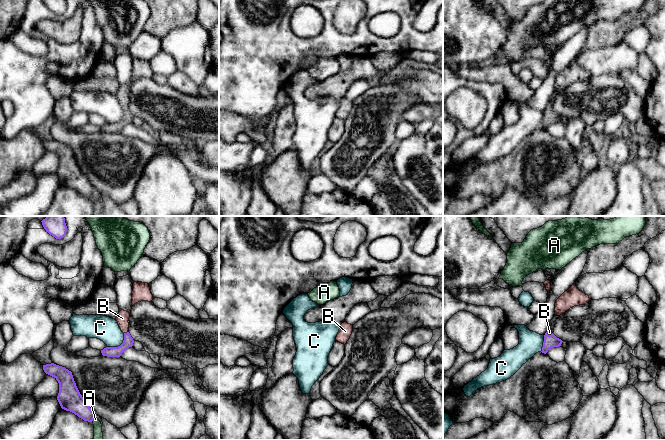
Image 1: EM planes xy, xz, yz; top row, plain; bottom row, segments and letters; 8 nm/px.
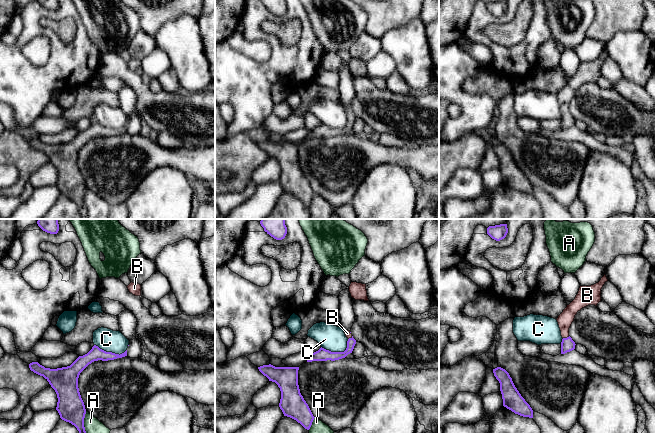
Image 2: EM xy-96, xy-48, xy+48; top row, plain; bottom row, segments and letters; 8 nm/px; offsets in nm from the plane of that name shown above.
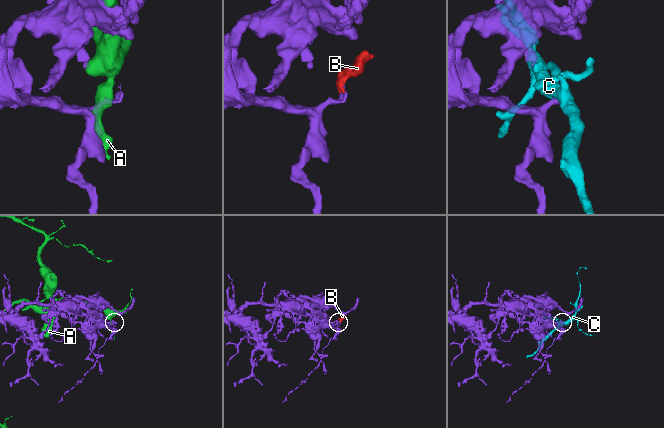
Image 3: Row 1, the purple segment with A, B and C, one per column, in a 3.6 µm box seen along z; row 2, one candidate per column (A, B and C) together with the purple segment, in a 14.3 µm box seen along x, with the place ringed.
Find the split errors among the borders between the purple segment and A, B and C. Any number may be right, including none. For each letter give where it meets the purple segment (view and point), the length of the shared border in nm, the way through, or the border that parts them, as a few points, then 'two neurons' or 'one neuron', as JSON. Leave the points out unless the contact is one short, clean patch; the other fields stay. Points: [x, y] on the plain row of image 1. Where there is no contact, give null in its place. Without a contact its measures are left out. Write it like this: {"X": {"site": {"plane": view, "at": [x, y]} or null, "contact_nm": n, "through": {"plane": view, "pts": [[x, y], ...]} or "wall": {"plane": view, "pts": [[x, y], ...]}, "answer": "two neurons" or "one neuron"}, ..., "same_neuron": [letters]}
{"A": {"site": {"plane": "xy", "at": [93, 194]}, "contact_nm": 50, "answer": "two neurons"}, "B": {"site": {"plane": "xy", "at": [125, 109]}, "contact_nm": 40, "through": {"plane": "xy", "pts": [[128, 117], [125, 109], [122, 94]]}, "answer": "one neuron"}, "C": {"site": {"plane": "xy", "at": [120, 121]}, "contact_nm": 180, "answer": "two neurons"}, "same_neuron": ["B"]}

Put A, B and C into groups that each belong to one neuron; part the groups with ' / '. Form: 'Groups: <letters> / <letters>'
Groups: A / B / C

